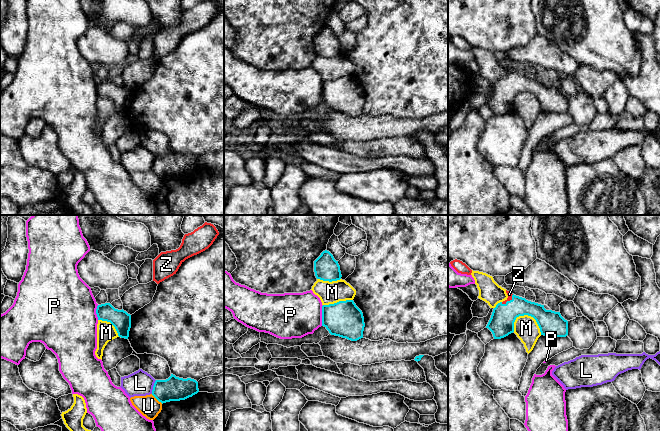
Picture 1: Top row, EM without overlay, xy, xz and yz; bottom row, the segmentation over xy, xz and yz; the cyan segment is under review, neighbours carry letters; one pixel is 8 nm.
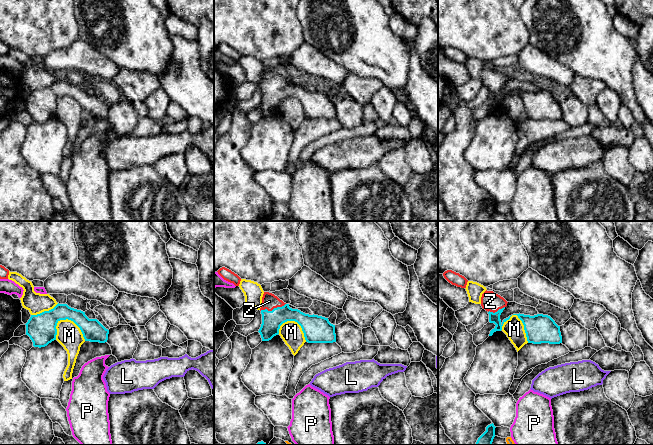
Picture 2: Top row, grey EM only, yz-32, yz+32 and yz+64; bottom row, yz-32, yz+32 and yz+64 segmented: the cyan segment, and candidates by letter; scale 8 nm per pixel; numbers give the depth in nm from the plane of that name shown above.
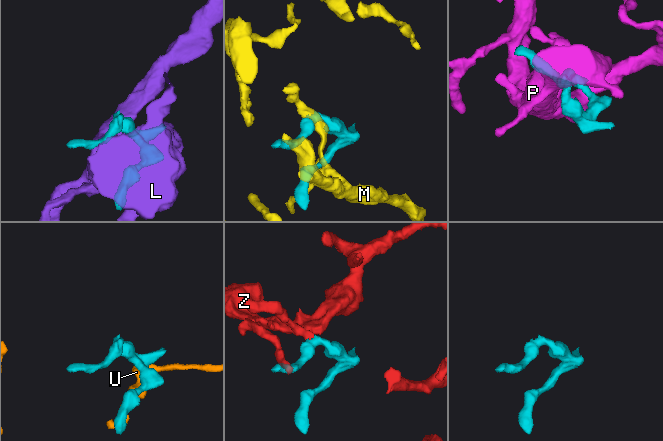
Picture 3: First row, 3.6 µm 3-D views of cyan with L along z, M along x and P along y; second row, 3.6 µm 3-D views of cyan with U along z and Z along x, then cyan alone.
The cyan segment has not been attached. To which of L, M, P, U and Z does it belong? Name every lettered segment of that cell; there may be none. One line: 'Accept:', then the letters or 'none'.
Accept: Z

